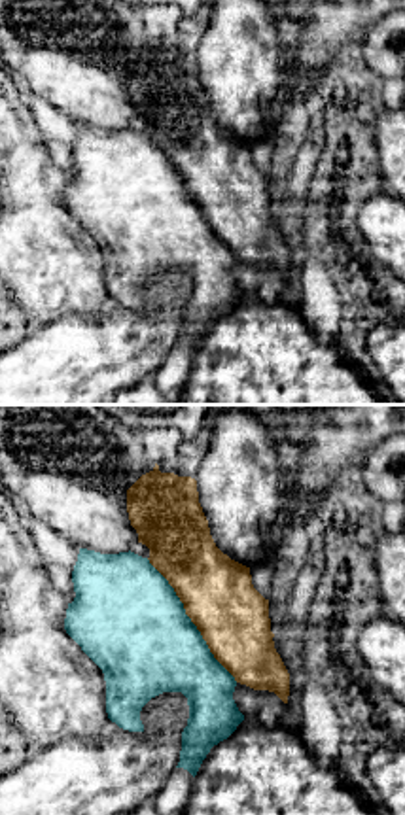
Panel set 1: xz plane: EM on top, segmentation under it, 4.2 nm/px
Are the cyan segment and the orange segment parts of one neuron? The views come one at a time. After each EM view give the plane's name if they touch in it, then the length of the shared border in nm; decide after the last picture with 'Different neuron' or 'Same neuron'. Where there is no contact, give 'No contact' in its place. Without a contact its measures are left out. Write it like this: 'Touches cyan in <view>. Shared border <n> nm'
Touches cyan in xz. Shared border 650 nm

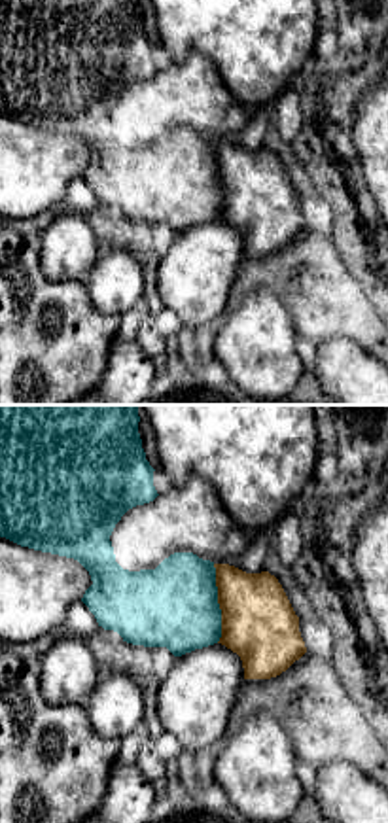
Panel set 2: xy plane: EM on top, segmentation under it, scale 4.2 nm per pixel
Touches cyan in xy. Shared border 340 nm

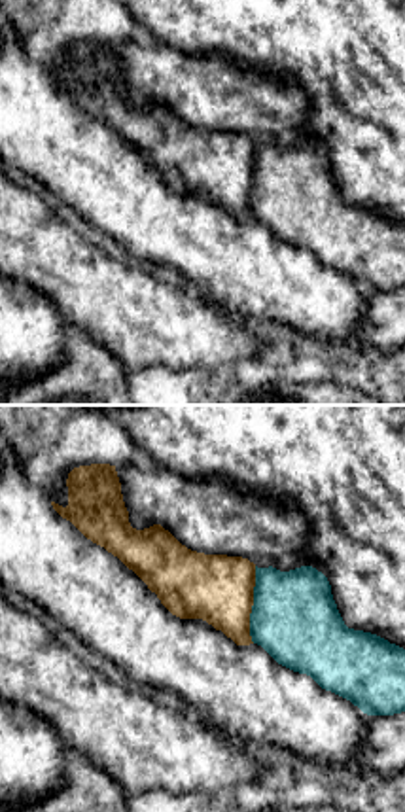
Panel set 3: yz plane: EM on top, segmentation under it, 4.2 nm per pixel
Touches cyan in yz. Shared border 320 nm

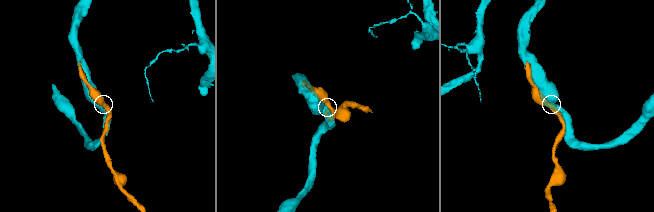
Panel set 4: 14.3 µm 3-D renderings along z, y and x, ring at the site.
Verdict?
Same neuron

